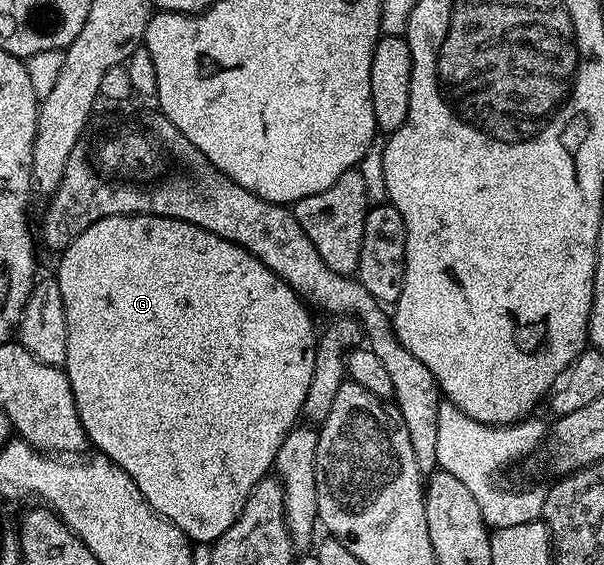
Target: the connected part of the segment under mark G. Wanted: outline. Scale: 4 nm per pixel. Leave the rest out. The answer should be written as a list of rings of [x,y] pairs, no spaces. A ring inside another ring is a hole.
[[[113,215],[112,217],[104,217],[100,221],[96,221],[96,225],[84,229],[84,233],[80,233],[80,237],[76,237],[76,241],[72,241],[72,245],[68,245],[66,250],[61,252],[59,259],[62,260],[58,263],[56,278],[60,285],[60,297],[64,297],[64,317],[68,321],[68,349],[66,350],[64,370],[68,381],[72,385],[76,409],[86,430],[87,440],[93,446],[95,443],[98,446],[95,448],[101,454],[107,455],[113,463],[120,465],[120,469],[124,469],[124,473],[128,473],[128,477],[132,477],[132,481],[136,481],[140,493],[146,498],[153,511],[160,513],[165,519],[175,523],[195,544],[213,544],[214,540],[220,538],[228,530],[232,525],[232,521],[236,521],[236,517],[240,517],[240,509],[244,509],[244,501],[248,501],[248,497],[255,485],[271,474],[274,458],[284,441],[284,437],[299,422],[302,406],[304,405],[304,397],[308,393],[308,385],[312,381],[312,369],[314,368],[316,330],[314,331],[314,323],[310,320],[309,309],[311,310],[311,308],[304,302],[303,296],[299,295],[294,288],[289,287],[271,267],[265,267],[245,247],[220,237],[216,231],[205,231],[203,227],[197,227],[188,221],[169,219],[163,215]]]

